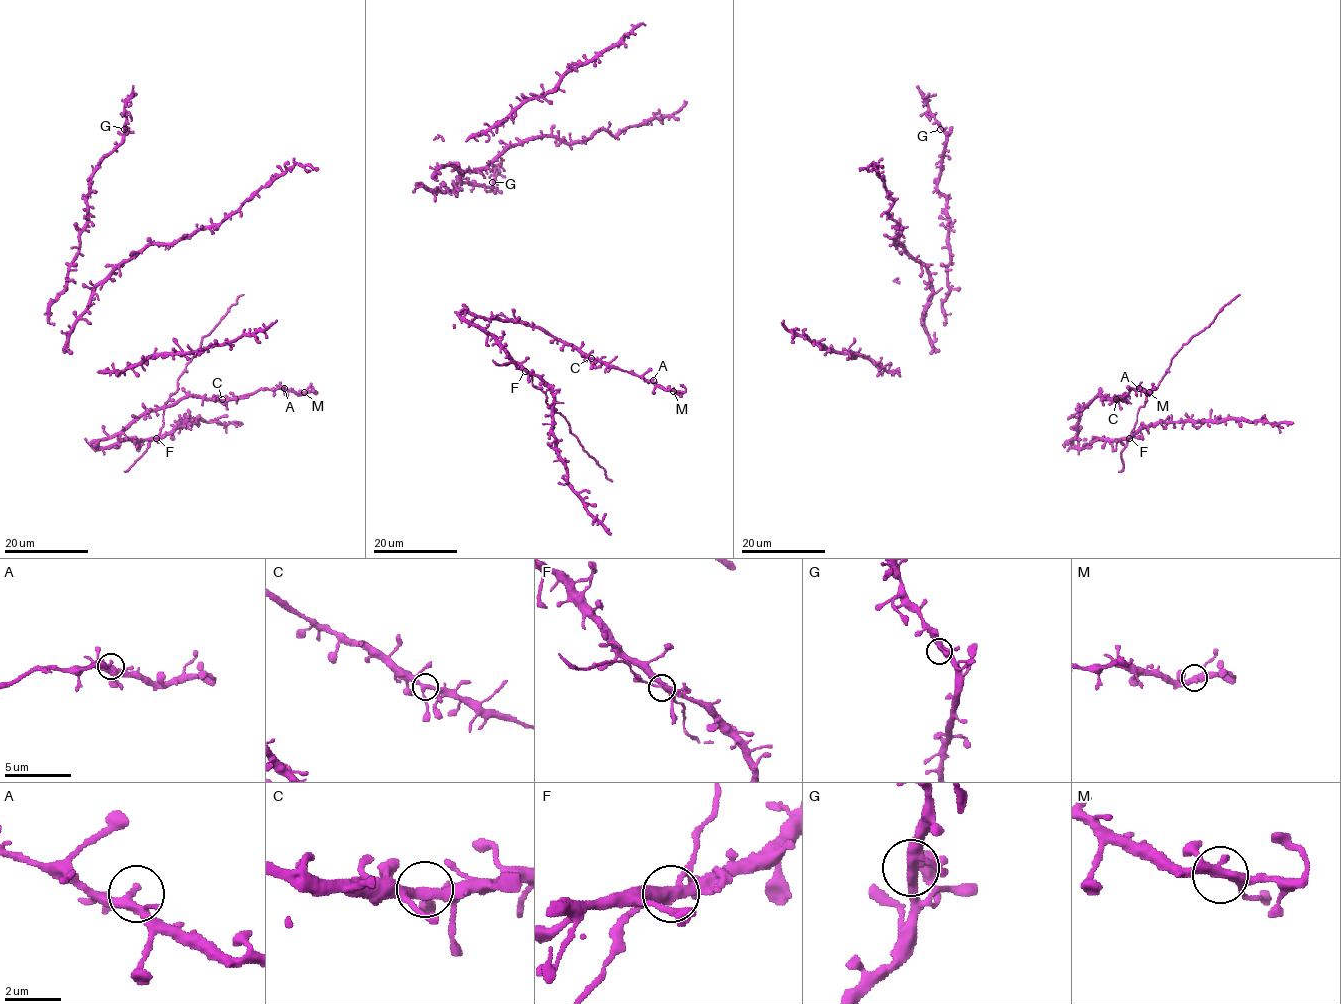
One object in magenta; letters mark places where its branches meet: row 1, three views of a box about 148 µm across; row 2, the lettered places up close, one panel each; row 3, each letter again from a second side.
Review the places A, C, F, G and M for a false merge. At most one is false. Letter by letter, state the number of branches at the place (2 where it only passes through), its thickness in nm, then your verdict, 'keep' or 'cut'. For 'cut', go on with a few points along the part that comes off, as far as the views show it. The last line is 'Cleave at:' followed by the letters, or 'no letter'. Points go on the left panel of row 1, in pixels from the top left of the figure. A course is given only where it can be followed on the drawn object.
A: 4 | 340 nm | keep
C: 4 | 300 nm | keep
F: 4 | 320 nm | keep
G: 4 | 340 nm | keep
M: 4 | 340 nm | keep
Cleave at: no letter

